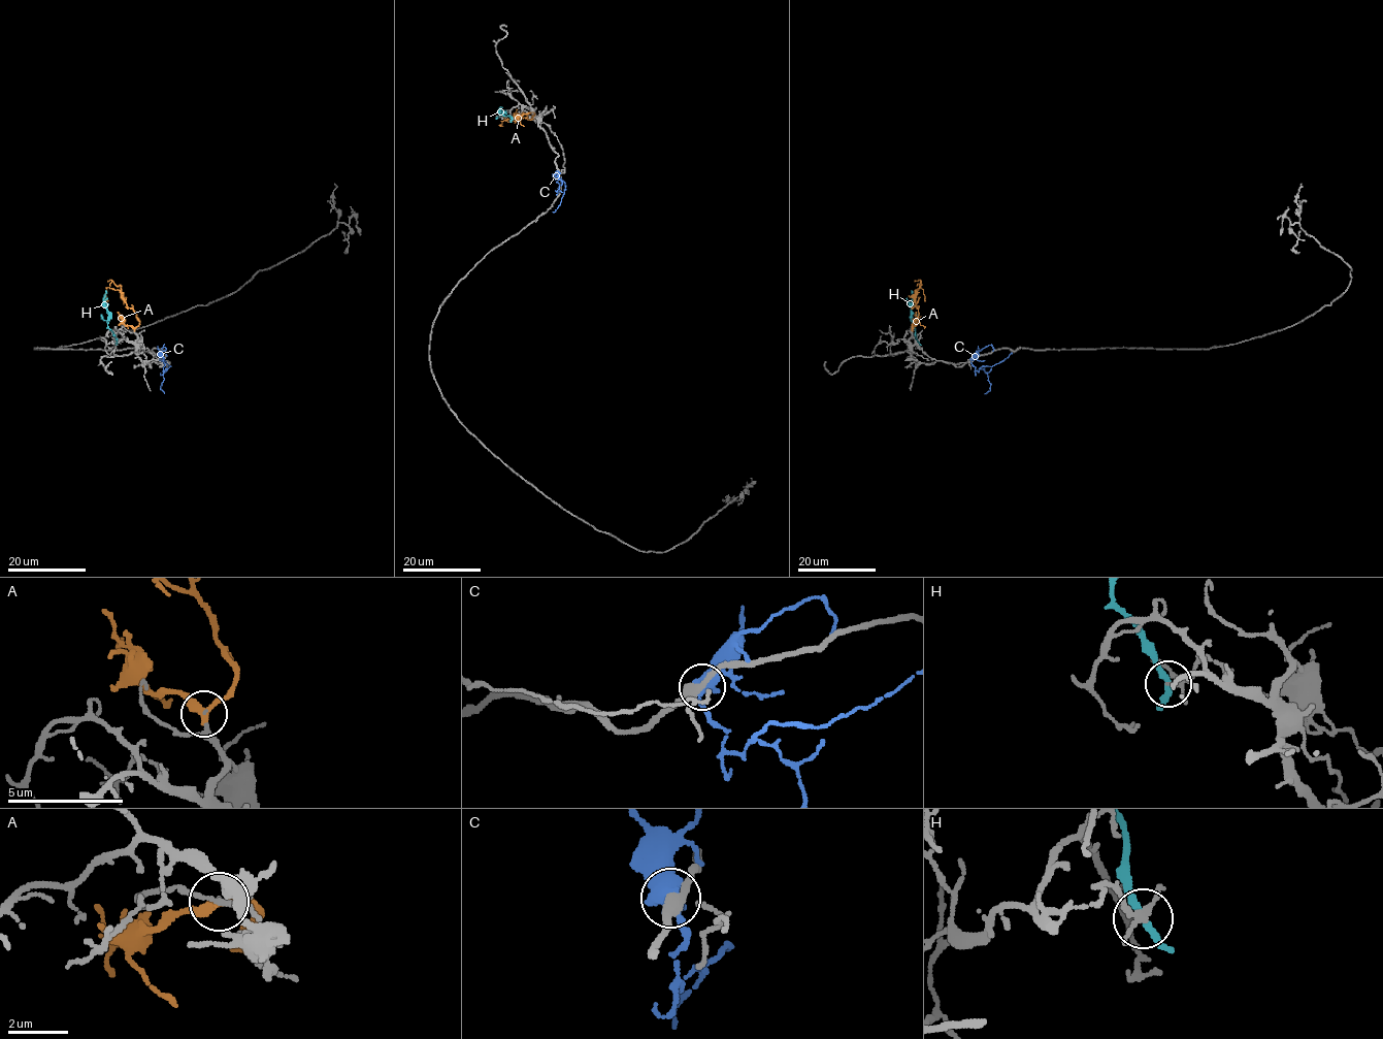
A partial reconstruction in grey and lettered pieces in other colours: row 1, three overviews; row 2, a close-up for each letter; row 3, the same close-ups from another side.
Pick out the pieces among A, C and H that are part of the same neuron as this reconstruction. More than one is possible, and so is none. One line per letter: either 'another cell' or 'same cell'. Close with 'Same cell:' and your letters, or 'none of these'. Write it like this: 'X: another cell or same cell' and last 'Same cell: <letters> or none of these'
A: same cell
C: another cell
H: another cell
Same cell: A

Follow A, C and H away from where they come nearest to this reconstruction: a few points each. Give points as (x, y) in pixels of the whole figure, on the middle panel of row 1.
A: (529, 112), (534, 114), (531, 119), (514, 116), (501, 122), (499, 125), (502, 126)
C: (557, 171), (565, 183), (565, 190), (560, 204), (552, 212)
H: (513, 118), (500, 112)

